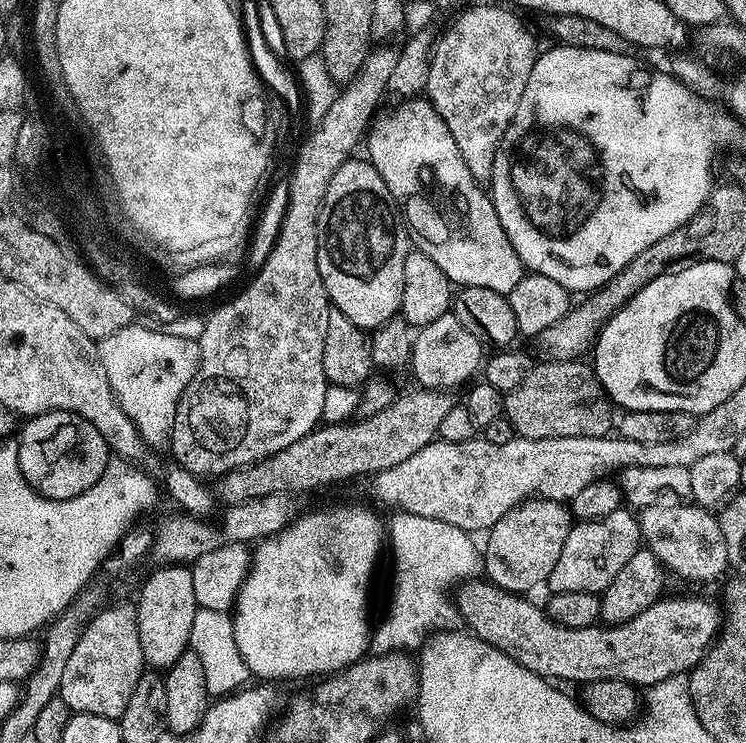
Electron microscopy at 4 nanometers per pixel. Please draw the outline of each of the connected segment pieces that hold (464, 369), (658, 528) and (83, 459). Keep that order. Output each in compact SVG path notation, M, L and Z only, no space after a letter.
M454 314L438 318L430 322L430 326L419 329L416 333L414 350L412 351L412 362L410 372L416 375L416 380L421 389L452 390L460 388L472 375L479 373L486 352L483 352L482 341Z
M661 502L641 508L638 512L640 534L643 543L660 559L669 573L681 576L684 580L716 580L723 572L729 571L726 554L726 538L722 538L719 519L709 509L701 508L695 502Z
M76 412L31 417L18 432L18 462L26 482L50 500L69 500L94 486L106 470L110 449L102 434Z

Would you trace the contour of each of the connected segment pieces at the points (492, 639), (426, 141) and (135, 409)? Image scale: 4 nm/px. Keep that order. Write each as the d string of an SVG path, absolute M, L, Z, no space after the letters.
M484 578L463 581L455 589L454 603L467 631L485 640L490 647L497 648L500 651L497 653L526 666L526 670L549 681L573 680L579 686L587 686L596 680L624 680L633 686L651 686L671 676L691 672L707 655L722 628L722 608L719 603L716 605L704 596L670 596L655 600L649 608L642 610L642 614L630 618L624 624L590 628L562 626L541 605L539 608L531 604L527 595L507 592Z
M416 98L405 104L408 105L389 124L384 124L377 130L376 136L368 144L367 159L378 170L390 194L400 205L404 223L411 235L420 239L419 251L434 258L434 263L453 285L465 288L486 286L486 290L507 294L514 290L514 286L518 286L526 269L510 238L506 238L502 222L498 222L491 195L485 189L483 192L480 189L483 188L481 181L474 179L470 170L466 170L466 162L460 157L460 151L446 122L433 110L427 99Z
M131 324L106 337L98 347L111 388L127 416L132 421L138 418L166 422L166 433L171 436L181 394L193 380L200 365L199 341Z

